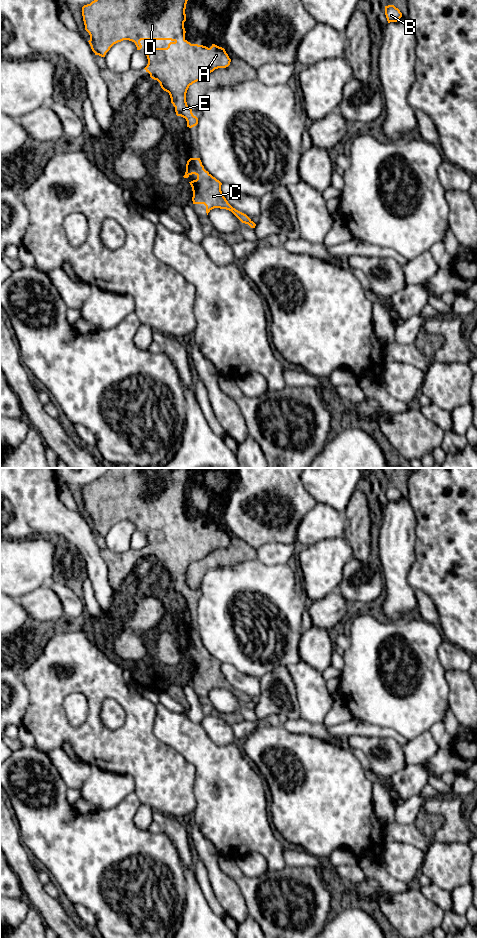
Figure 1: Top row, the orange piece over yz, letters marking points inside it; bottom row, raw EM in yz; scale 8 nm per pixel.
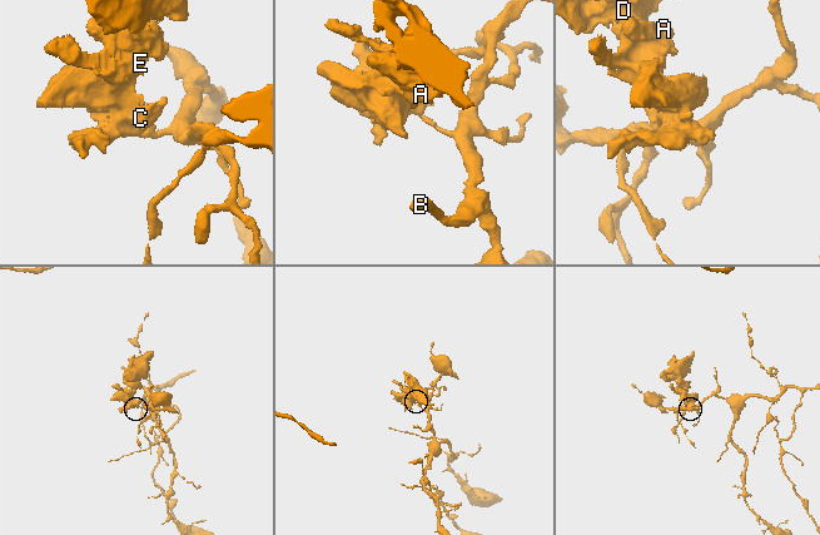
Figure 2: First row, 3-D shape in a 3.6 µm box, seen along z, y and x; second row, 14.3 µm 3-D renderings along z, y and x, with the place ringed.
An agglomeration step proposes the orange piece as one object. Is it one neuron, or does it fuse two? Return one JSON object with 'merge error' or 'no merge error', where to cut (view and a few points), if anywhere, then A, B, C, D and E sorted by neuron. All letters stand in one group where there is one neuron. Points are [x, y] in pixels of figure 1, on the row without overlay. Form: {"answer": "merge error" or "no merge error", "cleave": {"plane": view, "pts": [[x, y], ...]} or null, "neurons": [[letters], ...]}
{"answer": "merge error", "cleave": {"plane": "yz", "pts": [[250, 700], [247, 703]]}, "neurons": [["A", "C", "D", "E"], ["B"]]}

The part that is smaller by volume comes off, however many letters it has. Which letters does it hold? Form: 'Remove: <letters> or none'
Remove: A, C, D, E

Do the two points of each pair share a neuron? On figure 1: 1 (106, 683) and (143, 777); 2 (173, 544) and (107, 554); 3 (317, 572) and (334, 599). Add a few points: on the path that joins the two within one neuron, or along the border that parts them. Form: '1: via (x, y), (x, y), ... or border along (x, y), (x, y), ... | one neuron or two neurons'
1: via (130, 704), (138, 712), (139, 753) | one neuron
2: via (157, 548), (136, 558), (123, 558) | one neuron
3: border along (336, 590), (313, 602) | two neurons

